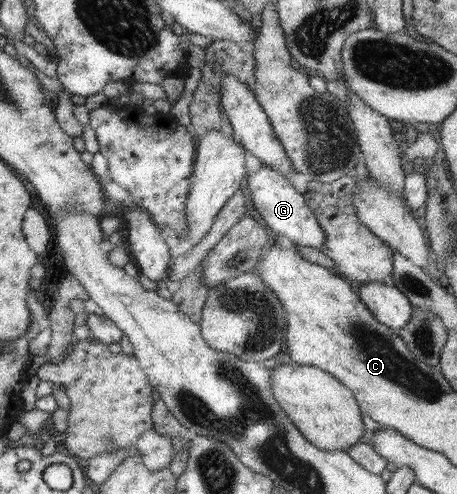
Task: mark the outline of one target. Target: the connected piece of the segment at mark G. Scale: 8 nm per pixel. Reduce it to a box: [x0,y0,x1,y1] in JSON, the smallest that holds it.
[246,163,324,249]

